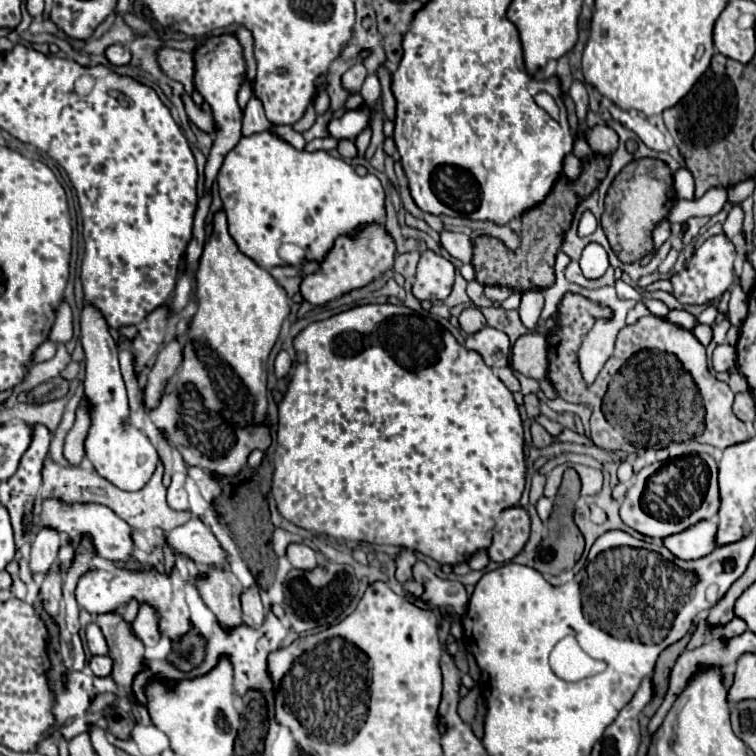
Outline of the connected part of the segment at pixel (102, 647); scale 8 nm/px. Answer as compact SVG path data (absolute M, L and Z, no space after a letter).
M91 622L85 630L87 630L87 644L91 654L107 654L107 642L101 628L95 622Z

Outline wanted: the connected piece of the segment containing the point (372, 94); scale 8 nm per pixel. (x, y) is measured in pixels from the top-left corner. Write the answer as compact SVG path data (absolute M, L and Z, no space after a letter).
M367 76L363 86L361 86L361 96L367 106L375 106L375 100L381 96L381 86L377 76Z

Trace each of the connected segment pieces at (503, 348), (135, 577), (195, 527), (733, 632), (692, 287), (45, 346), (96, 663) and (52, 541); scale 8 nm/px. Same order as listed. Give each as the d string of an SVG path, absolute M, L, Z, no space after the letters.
M489 326L467 336L465 348L479 352L481 358L485 360L485 364L491 366L491 368L507 366L507 360L509 360L509 354L511 354L511 344L509 344L507 334L499 332L495 328L489 328Z
M191 560L187 564L187 568L189 568L187 580L181 578L177 570L173 570L171 576L159 574L159 572L141 574L141 572L125 572L125 570L93 570L93 572L87 572L85 576L81 576L81 580L75 588L75 598L77 598L79 608L87 610L93 616L103 614L103 612L113 612L115 608L125 606L129 602L129 598L137 598L139 602L149 602L159 614L161 632L171 640L179 640L179 636L183 636L191 628L189 608L185 602L185 582L193 582L199 574L203 574Z
M195 516L187 524L165 532L163 540L171 550L191 558L199 568L221 566L221 544L213 536L213 532Z
M733 618L729 624L721 626L721 628L713 628L713 634L721 634L725 638L731 638L731 636L739 636L747 630L747 624L741 620L741 618Z
M725 234L707 238L695 250L695 254L687 262L685 270L671 276L673 296L681 304L709 304L711 300L719 298L725 290L729 290L729 286L733 284L733 278L735 278L733 262L735 262L735 246L733 246L733 242Z
M45 340L33 354L33 362L45 362L55 356L55 344L51 340Z
M93 656L91 662L89 662L89 668L95 676L109 676L113 662L111 662L109 656Z
M39 528L31 542L31 558L29 558L31 572L45 574L55 564L59 546L61 546L59 532L53 532L53 528Z

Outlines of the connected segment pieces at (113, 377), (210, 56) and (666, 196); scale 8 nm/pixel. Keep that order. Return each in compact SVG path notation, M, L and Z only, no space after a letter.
M85 304L81 310L81 342L83 342L83 350L87 358L85 396L91 400L91 406L93 406L91 408L93 424L85 440L85 454L93 462L95 470L117 488L127 492L141 490L153 476L159 456L155 446L149 442L149 438L141 430L131 428L127 424L129 404L127 404L125 382L119 372L117 346L109 334L109 326L103 314L91 304Z
M221 34L221 36L211 36L207 38L201 46L195 48L193 52L195 60L195 88L201 92L205 102L211 106L215 130L213 130L213 146L207 156L205 164L205 194L197 202L197 212L195 212L195 222L193 222L193 238L187 244L187 270L177 278L175 292L171 296L171 312L179 312L185 304L189 294L193 292L191 288L191 266L201 258L203 244L205 244L205 218L211 206L211 184L217 178L217 172L223 164L225 154L241 140L241 108L237 104L237 92L239 86L245 78L245 60L241 56L241 46L235 38L235 34Z
M641 158L633 160L619 172L619 176L613 180L607 192L601 224L609 238L609 244L613 244L613 250L617 252L621 262L635 262L651 254L653 250L651 232L661 220L667 218L675 202L677 196L673 190L673 176L665 162L653 158Z

